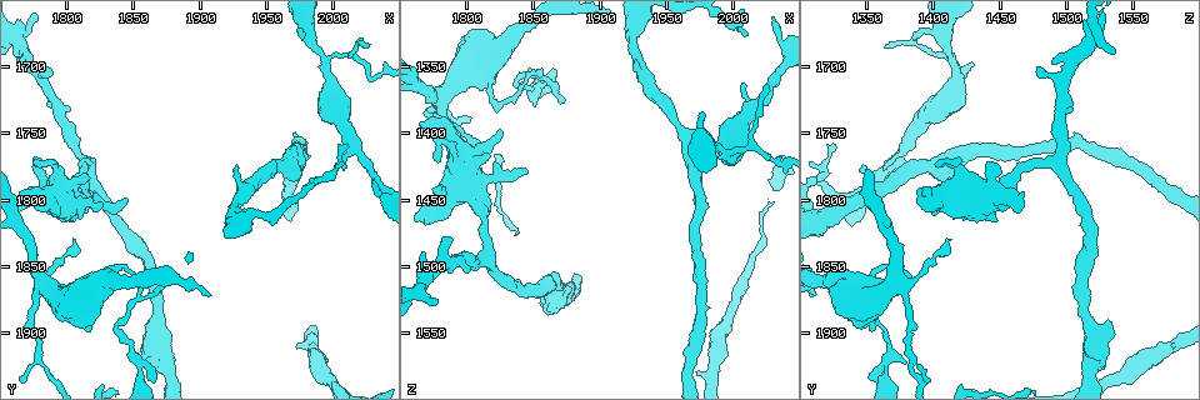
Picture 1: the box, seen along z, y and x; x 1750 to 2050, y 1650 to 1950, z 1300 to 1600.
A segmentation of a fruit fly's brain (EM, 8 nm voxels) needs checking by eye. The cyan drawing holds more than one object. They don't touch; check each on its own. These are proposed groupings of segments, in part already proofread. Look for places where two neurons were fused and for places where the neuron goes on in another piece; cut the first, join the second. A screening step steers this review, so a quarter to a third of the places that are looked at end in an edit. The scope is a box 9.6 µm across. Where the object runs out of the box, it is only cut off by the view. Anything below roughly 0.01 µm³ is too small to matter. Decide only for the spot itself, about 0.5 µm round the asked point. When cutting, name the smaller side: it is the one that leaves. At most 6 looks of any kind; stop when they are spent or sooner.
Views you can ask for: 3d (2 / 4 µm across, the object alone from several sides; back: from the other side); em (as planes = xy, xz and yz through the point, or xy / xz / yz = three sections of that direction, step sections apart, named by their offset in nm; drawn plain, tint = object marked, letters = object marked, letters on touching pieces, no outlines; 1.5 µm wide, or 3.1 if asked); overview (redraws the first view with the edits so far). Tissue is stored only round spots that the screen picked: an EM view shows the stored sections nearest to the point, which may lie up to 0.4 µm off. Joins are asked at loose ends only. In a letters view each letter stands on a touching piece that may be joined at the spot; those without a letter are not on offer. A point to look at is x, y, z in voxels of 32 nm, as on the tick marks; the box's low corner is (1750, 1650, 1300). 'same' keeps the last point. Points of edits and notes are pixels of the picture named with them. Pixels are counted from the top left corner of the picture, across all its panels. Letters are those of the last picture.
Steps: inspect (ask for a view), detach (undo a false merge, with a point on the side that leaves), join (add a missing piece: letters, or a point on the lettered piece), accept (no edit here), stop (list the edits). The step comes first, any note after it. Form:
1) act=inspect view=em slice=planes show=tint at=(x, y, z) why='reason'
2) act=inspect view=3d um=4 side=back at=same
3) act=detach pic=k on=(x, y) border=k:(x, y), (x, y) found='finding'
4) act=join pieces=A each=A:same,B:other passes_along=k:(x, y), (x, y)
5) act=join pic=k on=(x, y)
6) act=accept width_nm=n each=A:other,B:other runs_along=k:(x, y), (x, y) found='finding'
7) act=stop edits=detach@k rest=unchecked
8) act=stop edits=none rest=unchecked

act=inspect view=em slice=planes show=letters at=(1790, 1774, 1414)

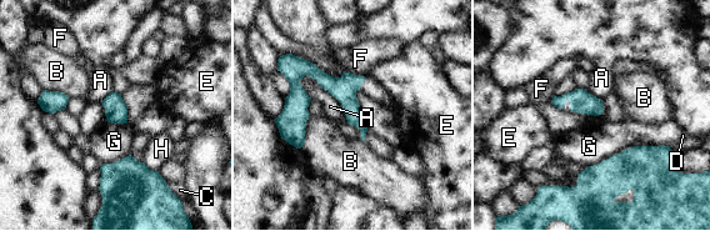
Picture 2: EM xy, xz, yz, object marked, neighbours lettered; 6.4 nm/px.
act=accept each=A:other,B:other,C:other,D:other,E:other,F:other,G:other,H:other runs_along=2:(360, 79), (303, 73), (280, 125) found='all the same neuron'

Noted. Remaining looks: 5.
act=inspect view=3d um=4 at=(1856, 1924, 1366)

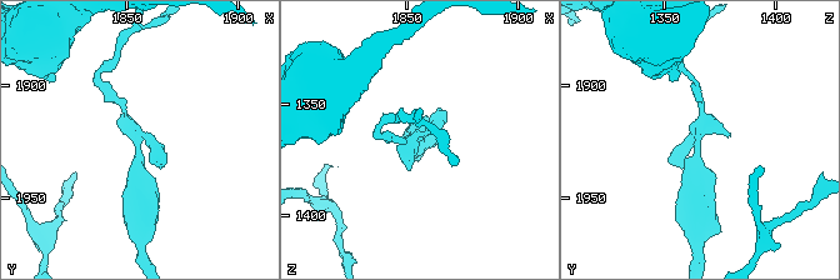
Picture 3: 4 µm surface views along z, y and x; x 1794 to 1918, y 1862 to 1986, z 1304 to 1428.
act=inspect view=em slice=yz step=8 show=letters at=(1853, 1921, 1365) why='shape alone is not enough'

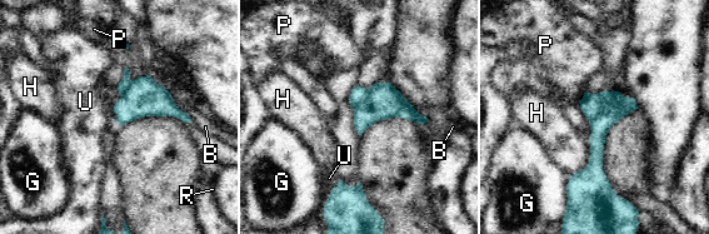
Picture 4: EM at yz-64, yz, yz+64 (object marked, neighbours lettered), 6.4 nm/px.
act=detach pic=4 on=(617, 106) each=B:other,G:other,H:other,P:other,R:other,U:other border=4:(610, 91), (607, 100), (589, 120) found='two neurons meet here'

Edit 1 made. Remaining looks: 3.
act=inspect view=3d um=4 at=(1996, 1696, 1412) why='branch point'

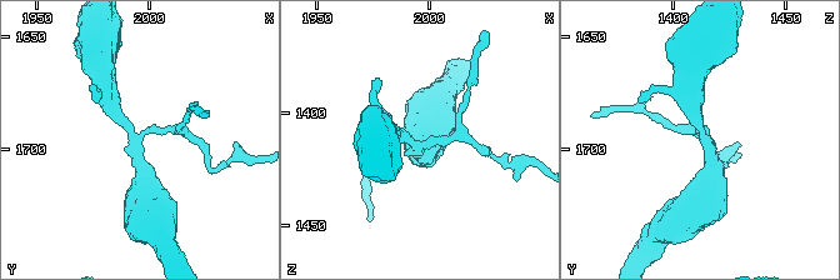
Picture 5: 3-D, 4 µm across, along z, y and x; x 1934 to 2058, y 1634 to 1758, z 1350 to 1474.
act=inspect view=em slice=xy step=4 show=letters at=(1994, 1695, 1413) arms=3 why='shape alone is not enough'

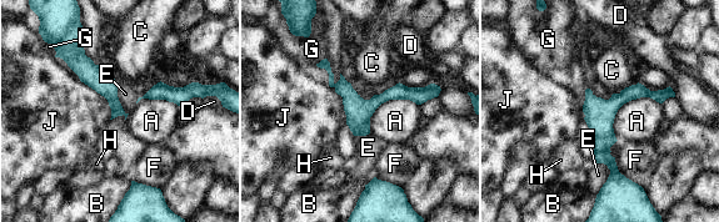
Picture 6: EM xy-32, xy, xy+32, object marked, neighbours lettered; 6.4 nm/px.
act=inspect view=em slice=planes show=letters at=same why='cut it another way'

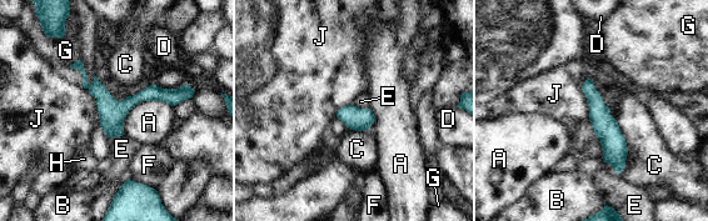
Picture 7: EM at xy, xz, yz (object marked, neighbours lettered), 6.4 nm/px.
act=accept width_nm=150 longest_contact=A:380nm each=A:other,B:other,C:other,D:other,E:other,F:other,G:other,H:other,J:other found='continuous, no second neuron'

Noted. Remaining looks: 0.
act=stop edits=detach@4 rest=unchecked

